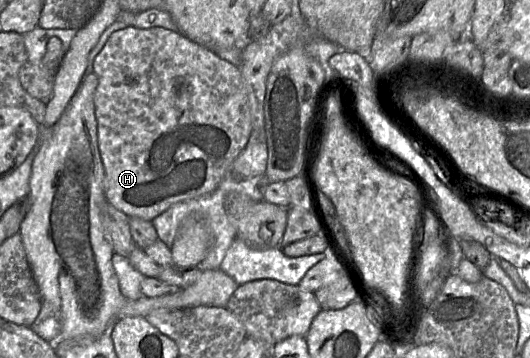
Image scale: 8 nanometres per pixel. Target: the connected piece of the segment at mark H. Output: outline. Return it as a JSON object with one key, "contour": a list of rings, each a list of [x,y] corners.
{"contour":[[[126,27],[114,32],[109,37],[94,59],[93,71],[98,79],[94,105],[98,147],[104,168],[103,190],[108,203],[129,218],[137,217],[152,221],[176,203],[207,196],[218,189],[227,169],[246,147],[252,131],[246,90],[240,69],[237,66],[222,59],[214,51],[191,41],[179,31],[171,31],[162,27],[148,29]]]}

